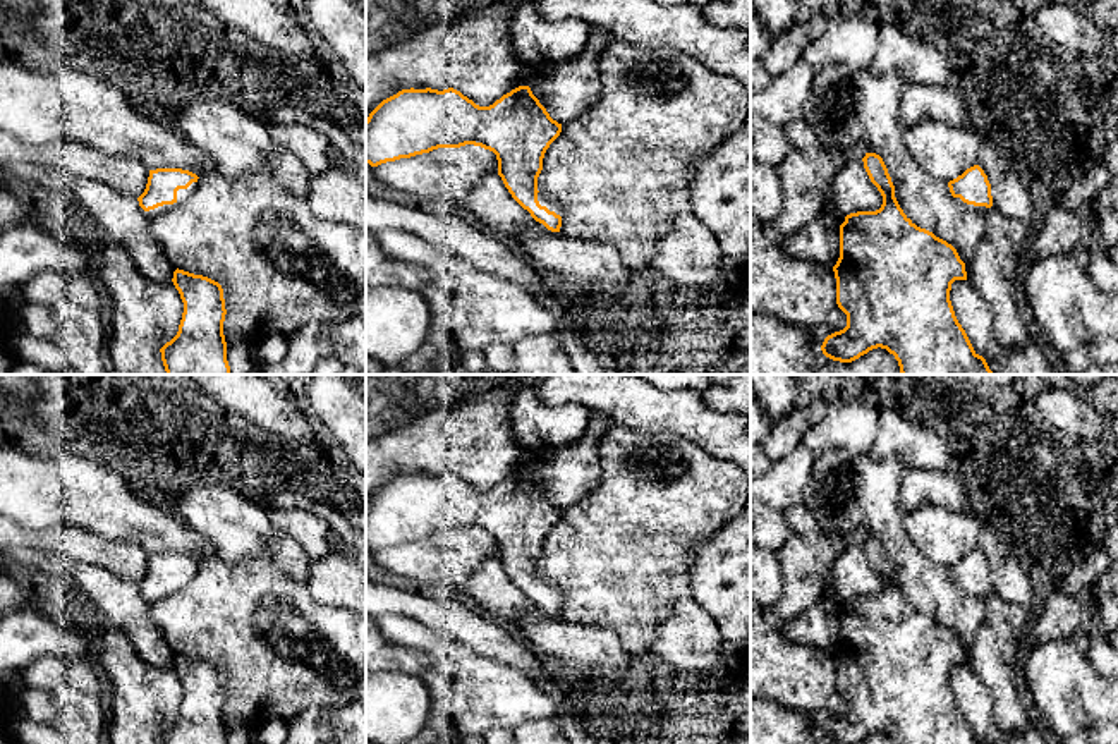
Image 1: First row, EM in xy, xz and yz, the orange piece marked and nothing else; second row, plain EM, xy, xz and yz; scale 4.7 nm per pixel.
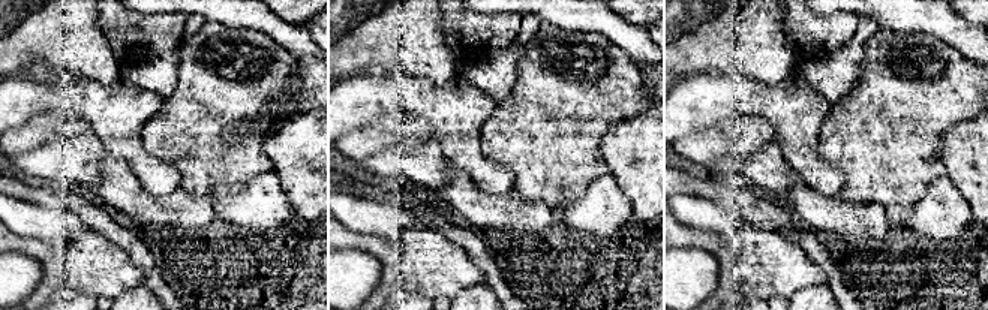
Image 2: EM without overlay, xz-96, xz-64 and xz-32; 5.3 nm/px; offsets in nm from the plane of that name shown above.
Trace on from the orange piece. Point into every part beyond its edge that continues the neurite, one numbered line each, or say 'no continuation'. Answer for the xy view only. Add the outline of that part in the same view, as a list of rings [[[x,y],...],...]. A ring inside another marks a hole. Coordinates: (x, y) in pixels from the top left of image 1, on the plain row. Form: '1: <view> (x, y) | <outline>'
1: xy (182, 579) | [[[192,567],[187,574],[179,574],[179,576],[177,576],[177,586],[175,586],[173,589],[158,591],[158,593],[155,593],[155,595],[146,596],[146,600],[148,600],[149,603],[153,603],[153,601],[158,601],[158,600],[163,600],[163,598],[173,595],[173,593],[179,591],[180,588],[187,586],[187,584],[192,581],[194,574],[196,574],[196,567]]]

